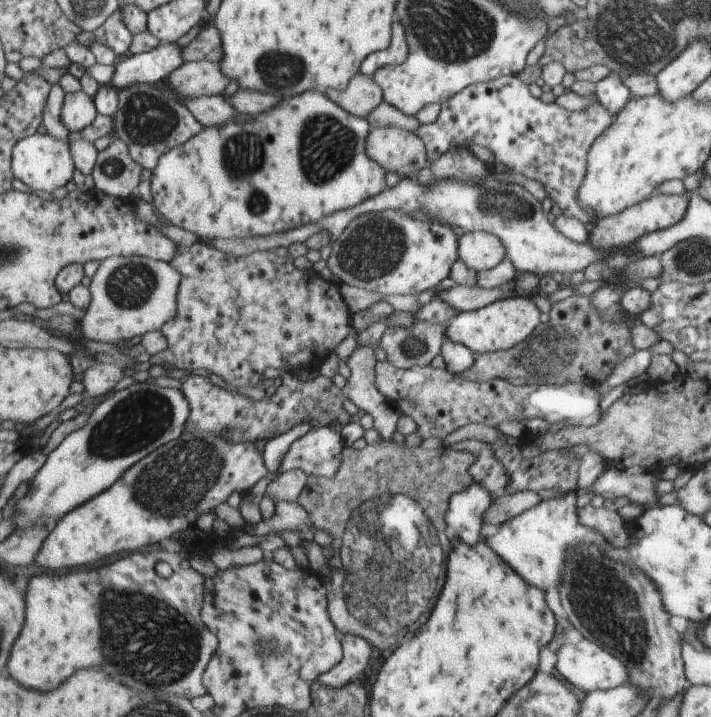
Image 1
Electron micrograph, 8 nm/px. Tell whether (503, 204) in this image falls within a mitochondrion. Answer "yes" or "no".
yes

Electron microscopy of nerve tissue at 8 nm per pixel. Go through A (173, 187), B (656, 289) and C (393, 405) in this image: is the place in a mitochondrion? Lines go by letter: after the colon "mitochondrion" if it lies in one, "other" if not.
A: other
B: other
C: other

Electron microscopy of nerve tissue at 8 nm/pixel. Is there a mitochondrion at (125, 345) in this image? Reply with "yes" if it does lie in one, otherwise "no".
no

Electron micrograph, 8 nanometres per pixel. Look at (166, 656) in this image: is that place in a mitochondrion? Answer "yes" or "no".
yes

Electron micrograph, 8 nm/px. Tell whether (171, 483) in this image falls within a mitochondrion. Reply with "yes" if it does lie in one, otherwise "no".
yes

